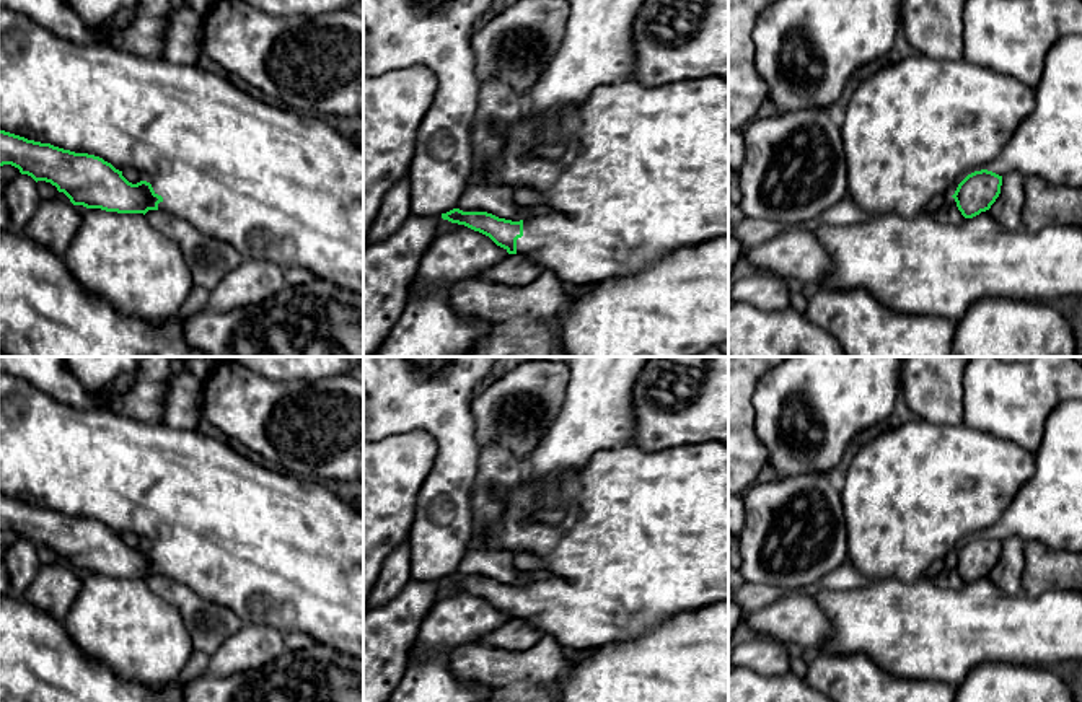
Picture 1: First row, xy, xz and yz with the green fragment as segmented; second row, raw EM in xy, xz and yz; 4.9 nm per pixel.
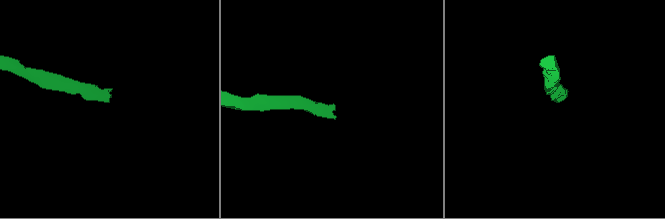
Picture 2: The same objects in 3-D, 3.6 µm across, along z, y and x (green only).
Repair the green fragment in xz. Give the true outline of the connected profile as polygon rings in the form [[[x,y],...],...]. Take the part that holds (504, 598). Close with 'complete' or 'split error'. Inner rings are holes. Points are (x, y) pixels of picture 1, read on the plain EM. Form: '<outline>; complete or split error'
[[[631,443],[595,453],[577,472],[536,482],[525,479],[490,533],[473,536],[466,552],[474,547],[534,554],[543,560],[543,572],[520,586],[460,573],[442,578],[443,585],[489,601],[508,619],[531,622],[562,647],[592,650],[645,635],[676,614],[728,599],[728,445],[689,443],[650,453]],[[554,507],[564,508],[562,520],[544,523],[534,518],[536,511]]]; split error

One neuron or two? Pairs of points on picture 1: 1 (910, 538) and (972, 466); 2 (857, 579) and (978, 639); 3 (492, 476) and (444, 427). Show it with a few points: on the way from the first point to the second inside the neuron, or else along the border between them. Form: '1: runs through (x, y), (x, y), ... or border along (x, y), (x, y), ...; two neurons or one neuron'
1: runs through (923, 520), (929, 508), (954, 484); one neuron
2: border along (875, 579), (856, 588), (830, 592); two neurons
3: border along (479, 448), (471, 500); two neurons

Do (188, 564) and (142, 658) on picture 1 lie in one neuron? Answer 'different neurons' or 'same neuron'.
different neurons

